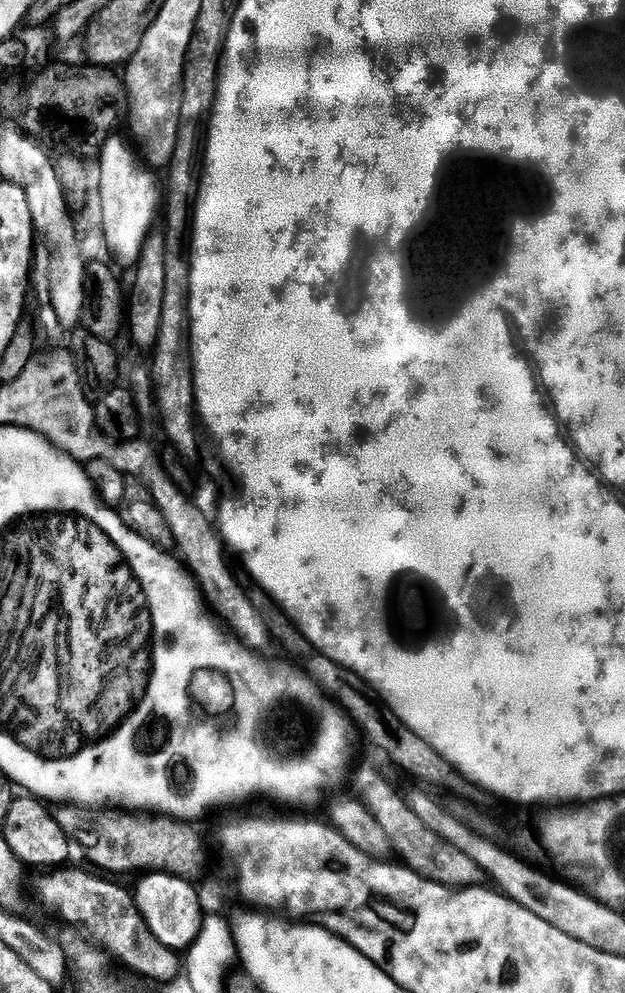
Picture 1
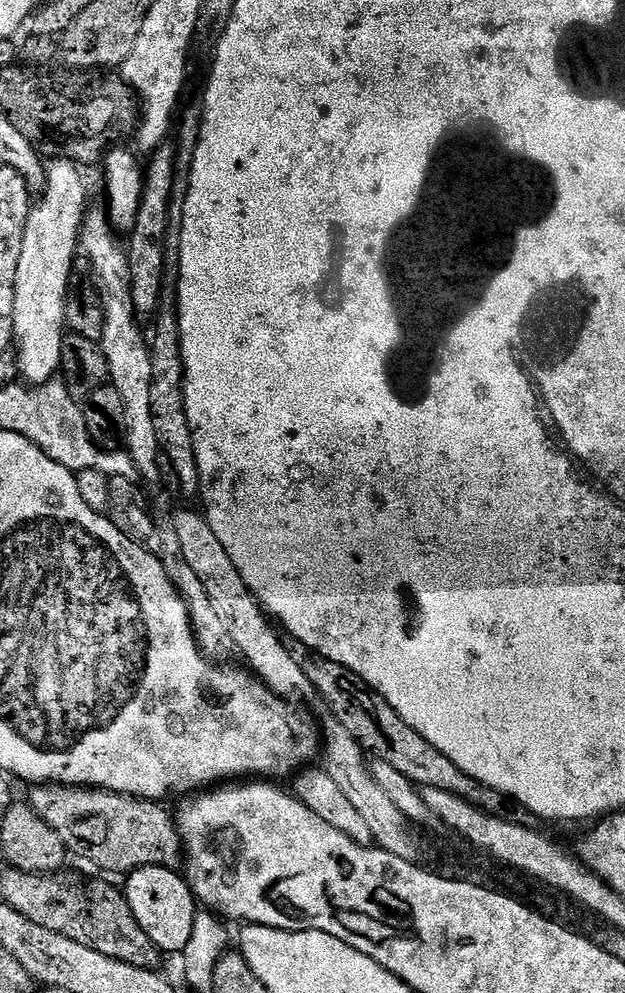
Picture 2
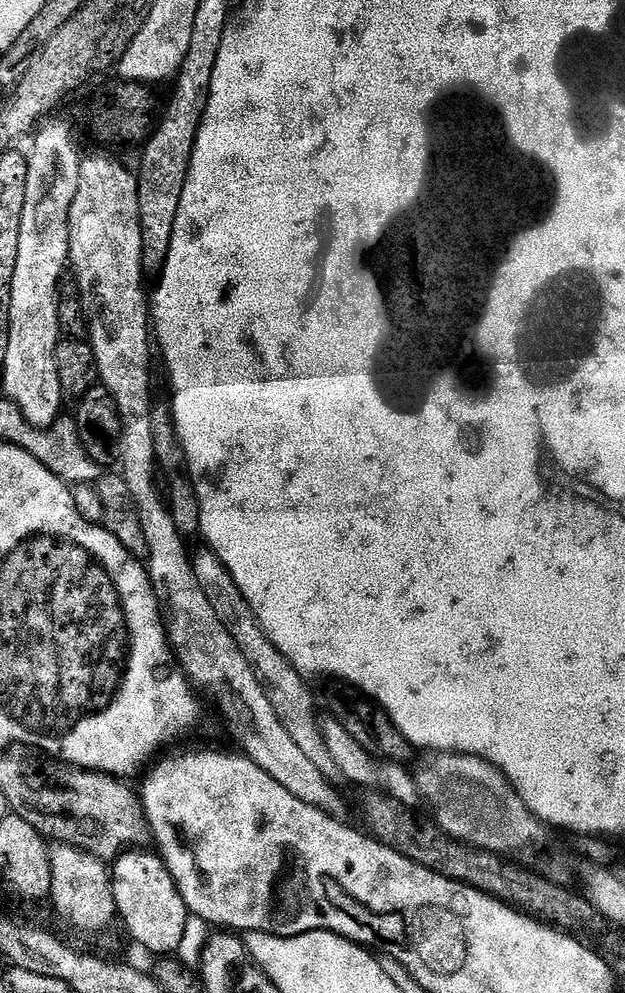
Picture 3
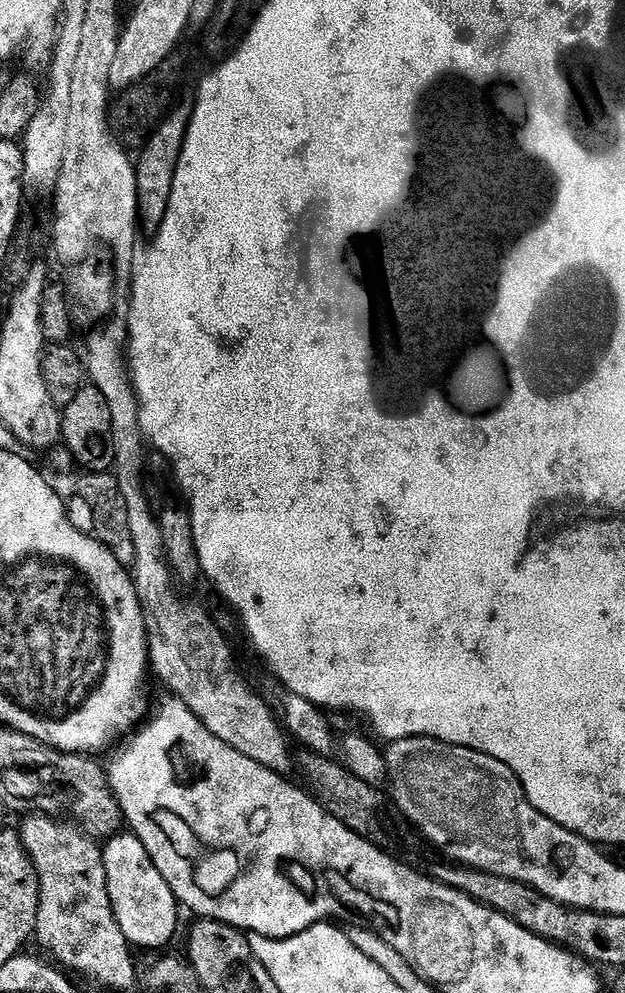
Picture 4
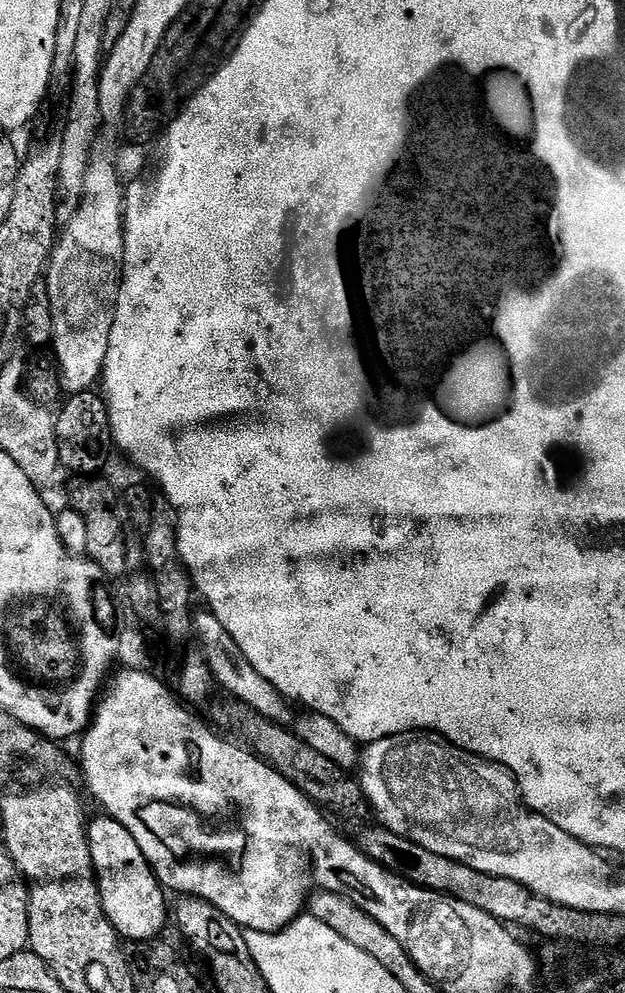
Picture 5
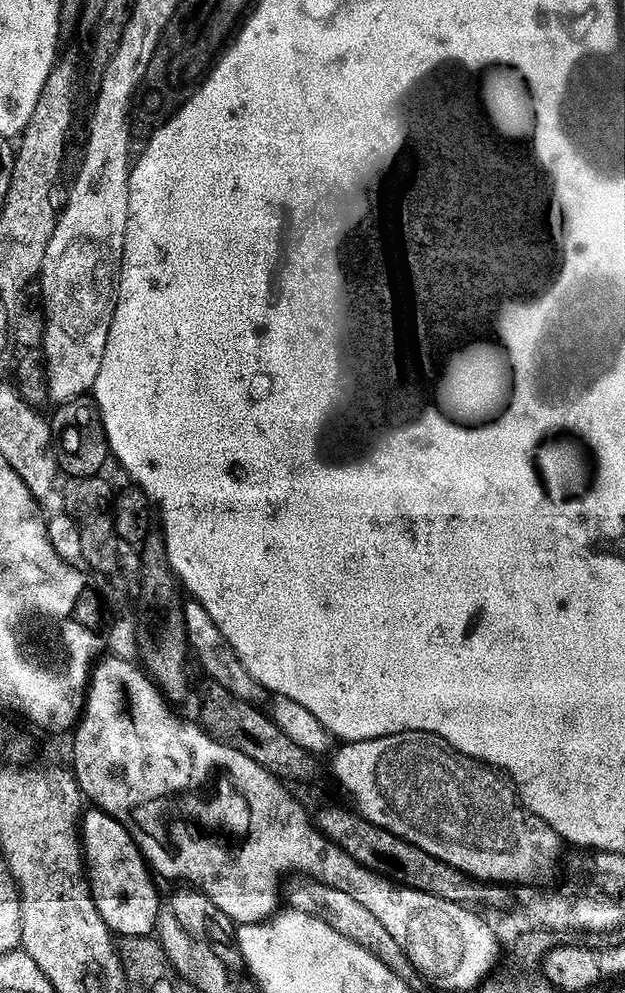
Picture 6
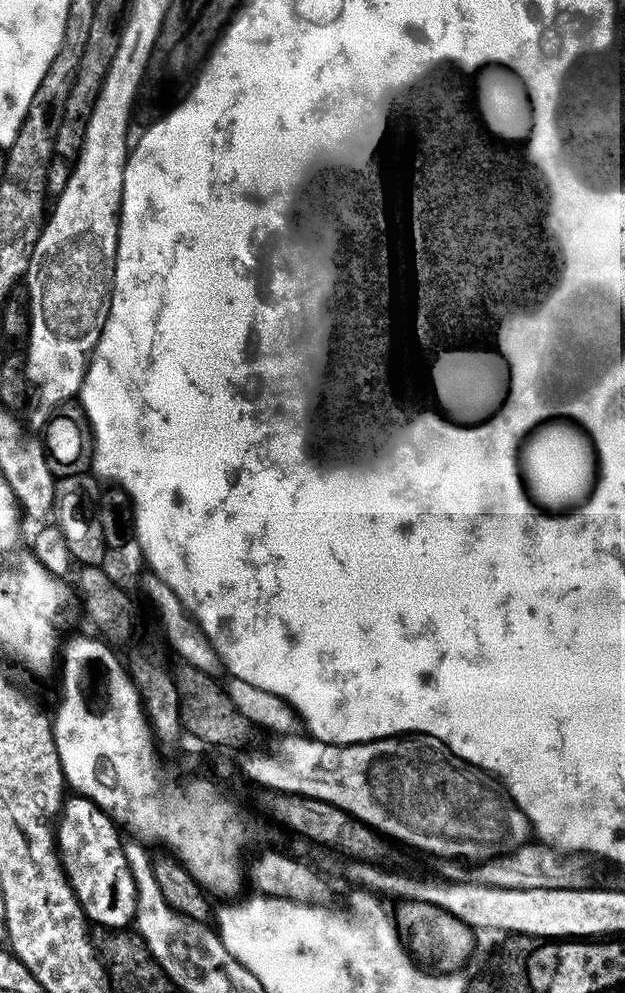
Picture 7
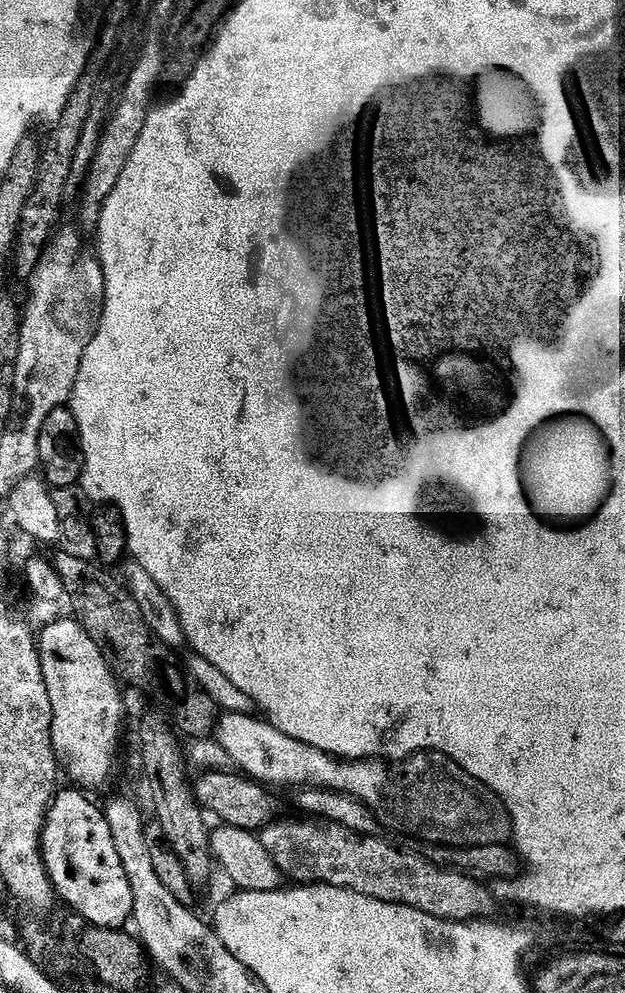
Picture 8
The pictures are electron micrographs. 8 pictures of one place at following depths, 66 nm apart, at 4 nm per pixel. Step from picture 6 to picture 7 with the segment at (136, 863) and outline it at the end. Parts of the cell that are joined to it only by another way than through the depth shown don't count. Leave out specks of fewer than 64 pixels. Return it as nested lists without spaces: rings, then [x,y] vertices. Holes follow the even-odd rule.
[[[72,798],[65,803],[58,817],[58,855],[68,877],[69,884],[78,902],[84,908],[84,915],[93,925],[101,924],[104,930],[124,930],[136,919],[138,910],[138,890],[134,882],[134,874],[128,869],[125,841],[115,821],[100,809],[93,801],[83,798]]]

